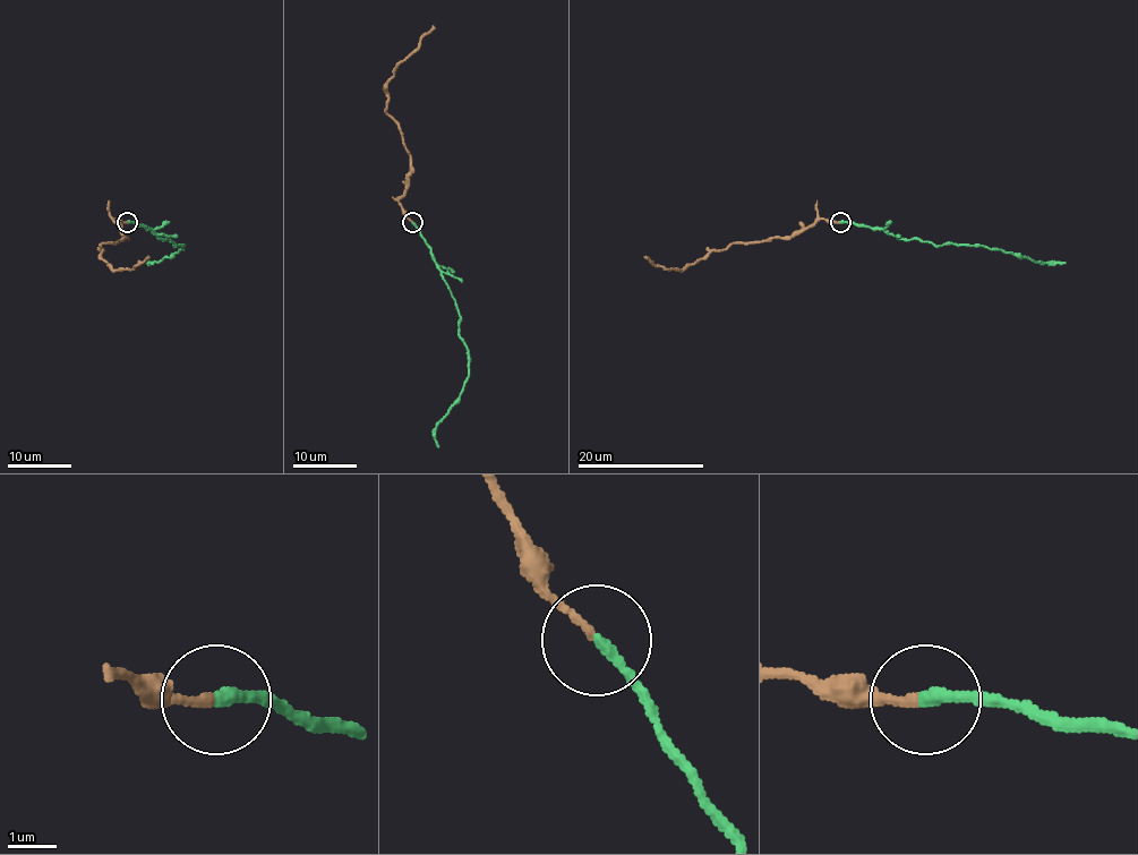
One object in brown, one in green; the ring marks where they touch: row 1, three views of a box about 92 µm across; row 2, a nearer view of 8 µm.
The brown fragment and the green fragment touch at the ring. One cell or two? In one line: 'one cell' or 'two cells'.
two cells

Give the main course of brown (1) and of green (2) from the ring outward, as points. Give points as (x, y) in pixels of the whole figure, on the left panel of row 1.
1: (126, 222), (113, 220), (123, 238), (101, 246), (101, 256), (113, 268), (131, 268), (147, 256)
2: (127, 222), (143, 224), (162, 239), (182, 246), (178, 251), (153, 263)

